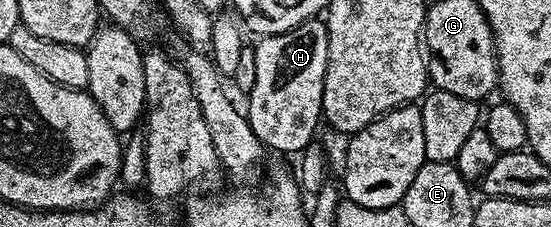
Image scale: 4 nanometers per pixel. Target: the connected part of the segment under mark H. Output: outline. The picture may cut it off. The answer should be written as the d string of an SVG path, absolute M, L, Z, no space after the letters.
M320 20L306 21L290 31L261 37L255 43L255 48L258 76L254 80L254 88L247 95L248 106L246 105L250 128L254 128L254 136L258 136L260 143L269 151L299 155L305 148L313 145L315 138L312 137L315 136L316 129L322 126L322 88L328 59L328 27Z

